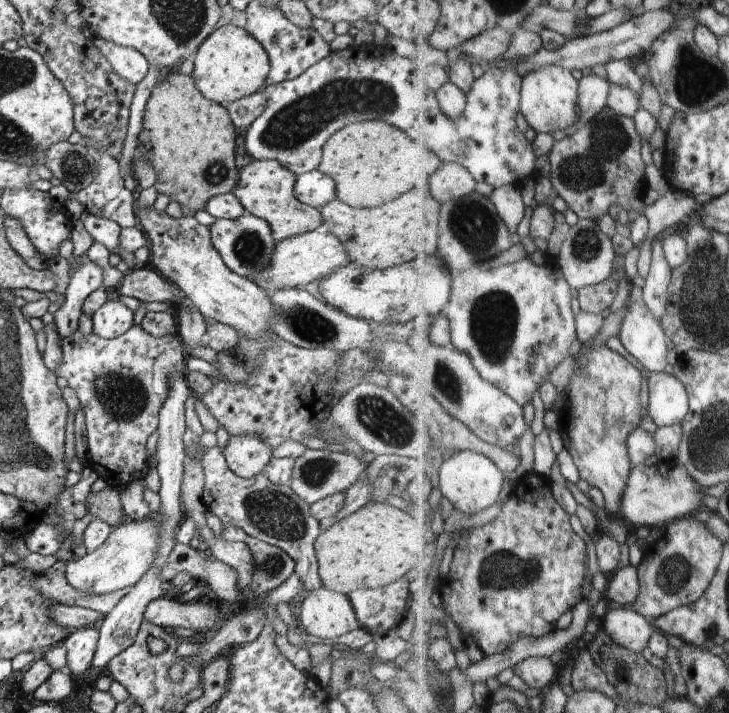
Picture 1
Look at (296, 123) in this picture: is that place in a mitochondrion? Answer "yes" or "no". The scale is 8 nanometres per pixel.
yes

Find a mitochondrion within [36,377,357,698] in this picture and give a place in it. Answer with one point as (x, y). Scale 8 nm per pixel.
(276, 514)

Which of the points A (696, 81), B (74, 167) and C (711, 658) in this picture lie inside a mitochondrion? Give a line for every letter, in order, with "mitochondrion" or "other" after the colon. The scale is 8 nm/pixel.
A: mitochondrion
B: mitochondrion
C: other

